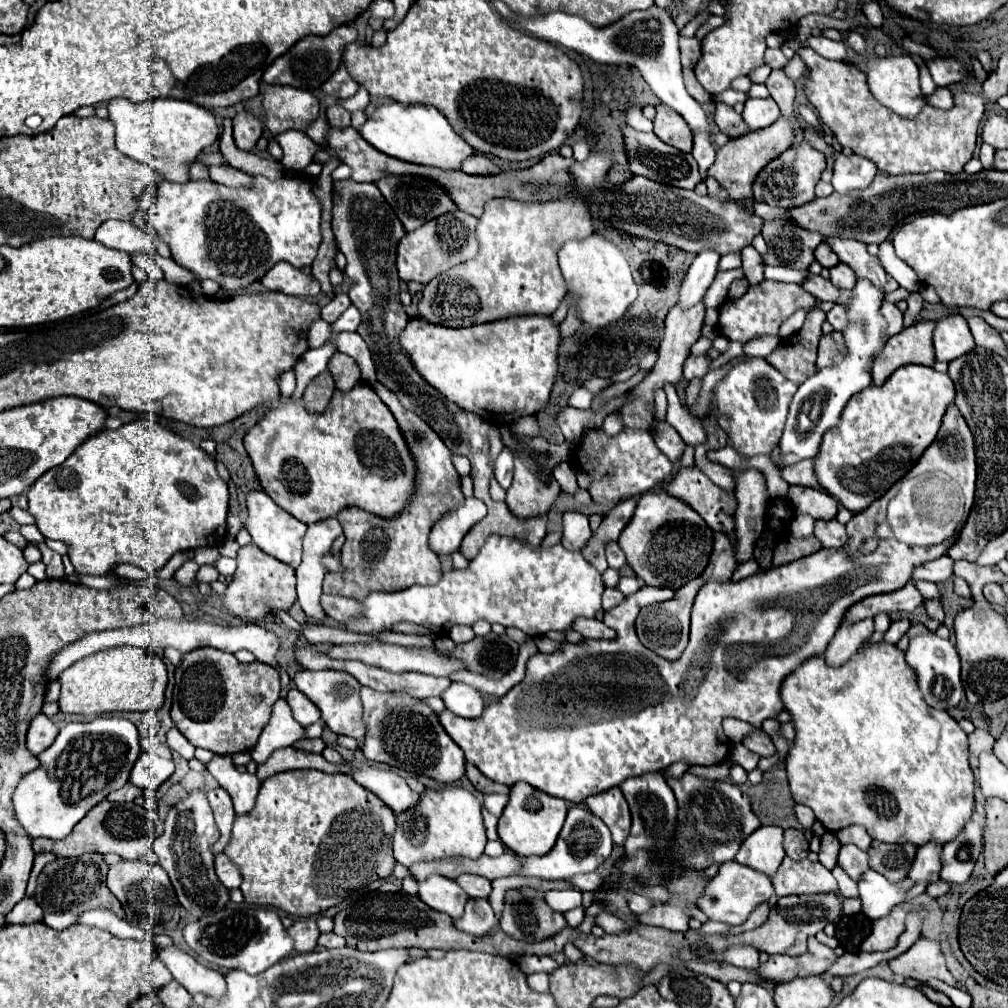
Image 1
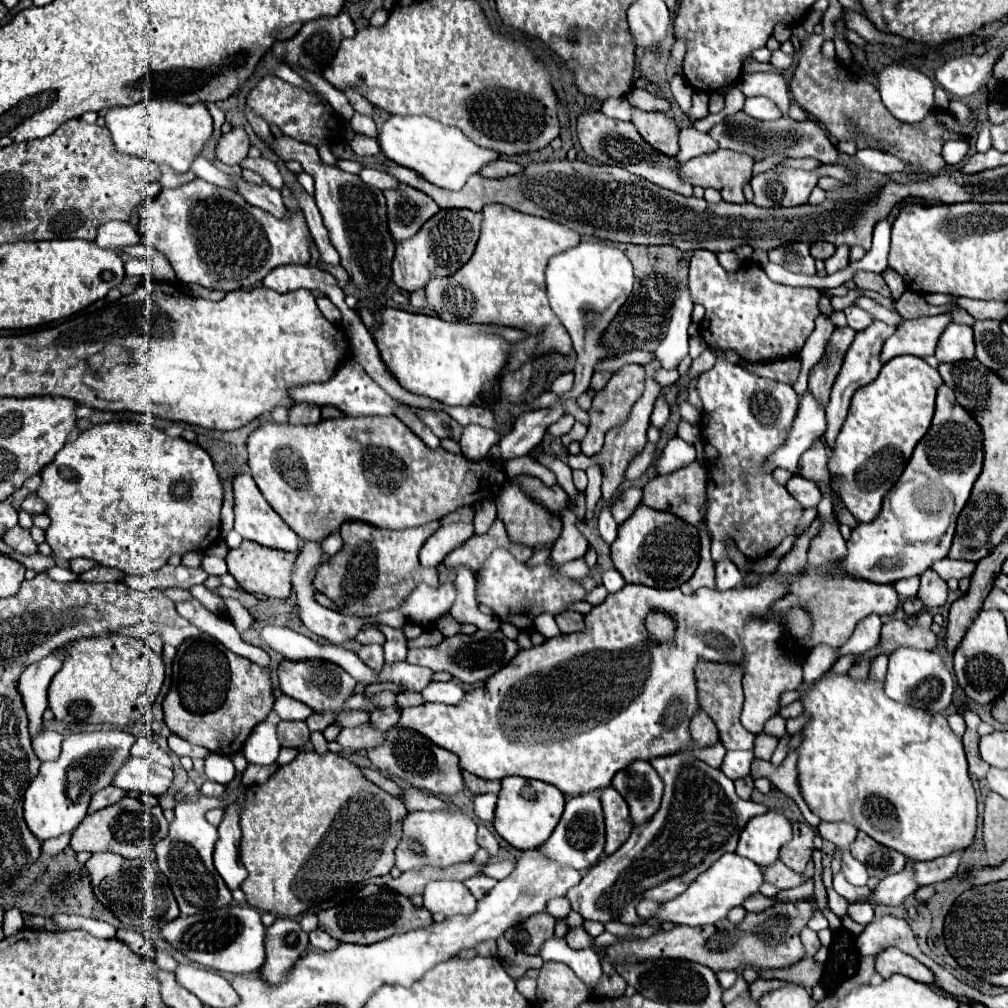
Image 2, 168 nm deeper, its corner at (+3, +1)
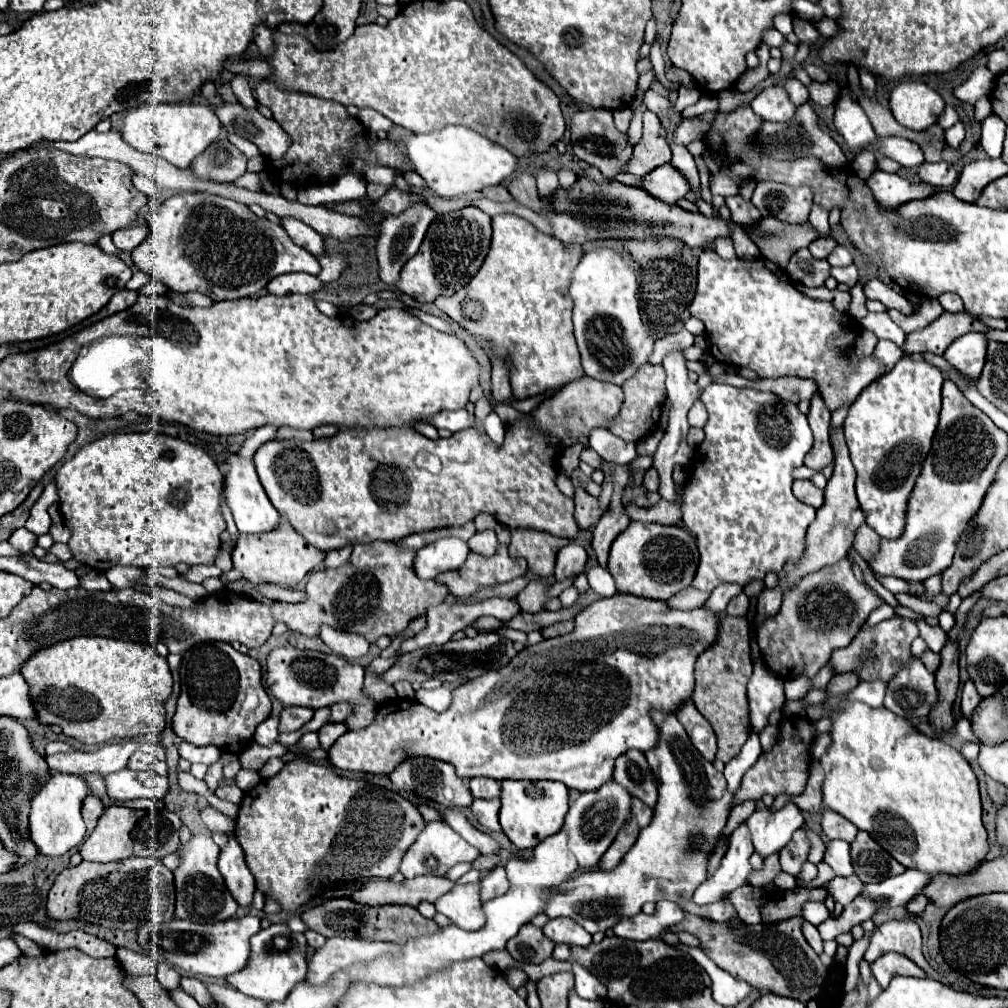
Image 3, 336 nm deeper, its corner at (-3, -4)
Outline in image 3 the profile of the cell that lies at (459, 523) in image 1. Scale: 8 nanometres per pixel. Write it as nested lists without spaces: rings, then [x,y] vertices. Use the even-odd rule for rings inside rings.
[[[443,538],[417,550],[413,558],[413,570],[421,580],[429,580],[441,572],[459,570],[465,564],[467,554],[467,542],[459,538]]]

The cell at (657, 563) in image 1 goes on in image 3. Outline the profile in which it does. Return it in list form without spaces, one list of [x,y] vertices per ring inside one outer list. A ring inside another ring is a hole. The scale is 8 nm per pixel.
[[[631,522],[627,530],[615,538],[609,552],[609,572],[615,578],[617,592],[651,600],[669,600],[679,590],[687,588],[695,576],[697,564],[699,552],[695,538],[679,526]]]

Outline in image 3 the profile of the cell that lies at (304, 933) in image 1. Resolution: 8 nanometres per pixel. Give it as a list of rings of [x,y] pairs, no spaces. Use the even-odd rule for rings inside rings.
[[[273,924],[253,934],[249,944],[251,944],[251,956],[247,966],[235,974],[225,976],[225,982],[251,998],[259,996],[259,1000],[265,1000],[265,1002],[283,1002],[287,994],[293,990],[293,986],[305,980],[305,974],[307,974],[305,936],[291,932],[285,924]]]

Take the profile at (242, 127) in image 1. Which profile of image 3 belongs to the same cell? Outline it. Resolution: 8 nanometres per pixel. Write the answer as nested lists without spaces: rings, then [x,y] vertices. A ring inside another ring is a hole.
[[[219,140],[199,154],[189,168],[201,180],[231,184],[247,172],[247,158],[229,140]]]

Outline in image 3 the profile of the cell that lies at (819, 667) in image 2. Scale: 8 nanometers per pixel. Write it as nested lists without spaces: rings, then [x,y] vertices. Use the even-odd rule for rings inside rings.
[[[797,678],[797,680],[787,680],[785,682],[785,696],[787,698],[803,698],[809,692],[809,678]]]

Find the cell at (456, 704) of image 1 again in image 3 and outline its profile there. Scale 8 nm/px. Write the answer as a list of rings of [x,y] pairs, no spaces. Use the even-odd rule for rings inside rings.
[[[441,686],[441,688],[435,688],[435,690],[425,690],[425,688],[419,688],[417,694],[415,694],[415,700],[437,710],[437,712],[443,712],[447,710],[447,706],[451,704],[451,690]]]

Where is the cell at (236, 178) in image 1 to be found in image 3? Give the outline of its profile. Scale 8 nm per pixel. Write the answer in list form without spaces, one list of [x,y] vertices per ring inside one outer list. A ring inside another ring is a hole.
[[[283,218],[283,228],[287,230],[289,238],[299,244],[301,248],[305,248],[307,252],[311,252],[313,256],[321,256],[325,252],[325,240],[321,234],[317,234],[313,228],[309,228],[307,224],[303,224],[301,220],[295,218]]]

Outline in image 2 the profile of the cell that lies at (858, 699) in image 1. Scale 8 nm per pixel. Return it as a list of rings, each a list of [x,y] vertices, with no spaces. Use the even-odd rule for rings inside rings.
[[[825,673],[819,681],[813,683],[803,683],[801,685],[801,703],[803,709],[809,713],[809,721],[803,727],[803,741],[797,749],[799,761],[797,761],[797,769],[799,769],[799,791],[801,797],[805,799],[805,803],[809,805],[809,809],[821,817],[823,821],[847,821],[851,825],[855,825],[859,831],[867,833],[869,837],[873,837],[875,841],[903,853],[905,857],[911,857],[915,861],[923,861],[923,859],[937,859],[945,853],[951,853],[953,849],[965,849],[973,843],[975,837],[975,823],[977,823],[977,797],[973,791],[973,783],[969,779],[969,769],[967,769],[967,757],[965,757],[965,749],[961,743],[961,737],[957,737],[953,733],[953,729],[949,727],[947,719],[941,713],[929,713],[923,709],[917,709],[913,705],[903,705],[903,703],[895,703],[891,701],[885,691],[883,691],[883,683],[875,681],[871,675],[865,679],[853,679],[847,673],[845,675],[835,675],[835,673]]]

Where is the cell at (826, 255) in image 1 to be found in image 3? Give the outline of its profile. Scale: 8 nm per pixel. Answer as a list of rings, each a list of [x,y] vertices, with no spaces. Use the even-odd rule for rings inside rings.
[[[817,238],[815,242],[809,244],[809,252],[815,258],[827,258],[835,250],[835,246],[837,246],[837,242],[833,238]]]

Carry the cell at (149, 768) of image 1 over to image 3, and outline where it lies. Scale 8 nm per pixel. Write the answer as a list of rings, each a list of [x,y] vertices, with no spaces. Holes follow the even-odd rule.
[[[119,770],[105,778],[107,794],[113,800],[135,800],[135,798],[151,798],[163,800],[169,790],[169,778],[157,776],[155,772],[135,772],[135,770]]]

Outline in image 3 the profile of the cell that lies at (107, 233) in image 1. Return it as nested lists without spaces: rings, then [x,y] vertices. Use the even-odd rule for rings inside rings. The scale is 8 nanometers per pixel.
[[[131,226],[131,228],[121,228],[117,232],[113,232],[113,244],[119,250],[127,250],[131,252],[133,248],[137,248],[149,234],[149,226]]]

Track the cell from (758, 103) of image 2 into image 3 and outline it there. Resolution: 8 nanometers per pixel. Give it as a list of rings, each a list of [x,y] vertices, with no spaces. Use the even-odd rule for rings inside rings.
[[[781,84],[763,88],[751,100],[751,108],[757,116],[769,122],[789,122],[795,116],[795,104],[789,100],[789,94]]]

